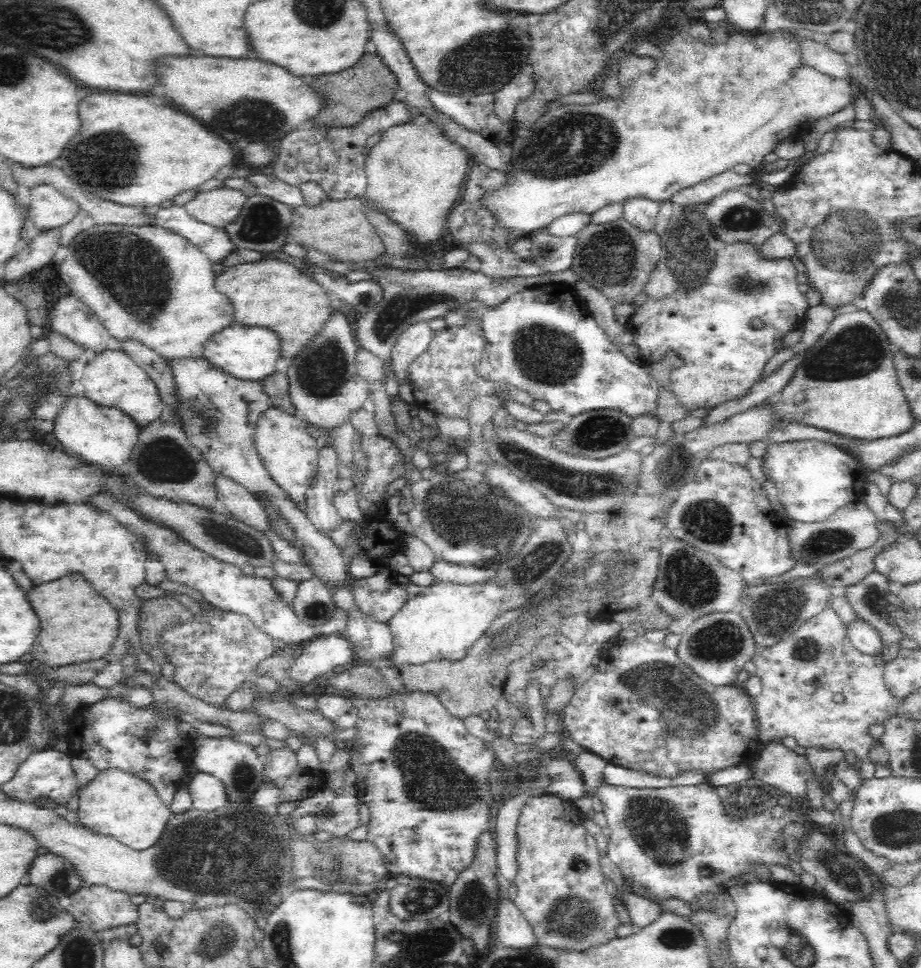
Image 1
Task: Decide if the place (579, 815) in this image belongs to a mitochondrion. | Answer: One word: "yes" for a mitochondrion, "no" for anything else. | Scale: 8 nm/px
no

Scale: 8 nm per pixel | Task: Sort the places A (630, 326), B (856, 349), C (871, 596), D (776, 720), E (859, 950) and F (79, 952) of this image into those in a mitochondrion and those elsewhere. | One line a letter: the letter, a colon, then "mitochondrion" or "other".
A: other
B: mitochondrion
C: mitochondrion
D: other
E: other
F: mitochondrion

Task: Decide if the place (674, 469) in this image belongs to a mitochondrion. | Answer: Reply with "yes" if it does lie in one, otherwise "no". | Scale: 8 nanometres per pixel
yes

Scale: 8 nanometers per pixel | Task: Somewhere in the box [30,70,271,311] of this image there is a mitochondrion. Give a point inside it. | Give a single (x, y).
(108, 162)

